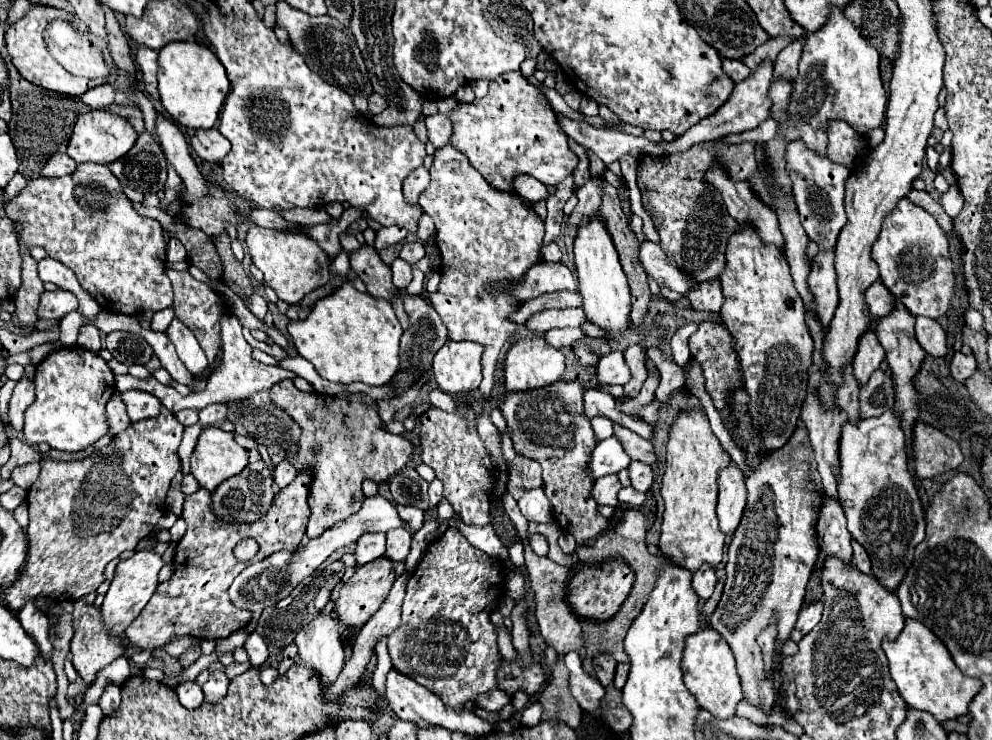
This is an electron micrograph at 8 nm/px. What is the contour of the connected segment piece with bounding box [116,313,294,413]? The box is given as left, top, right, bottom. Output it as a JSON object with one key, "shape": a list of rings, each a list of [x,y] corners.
{"shape":[[[226,313],[220,319],[222,325],[222,341],[224,341],[224,351],[222,351],[222,361],[220,365],[212,371],[210,381],[206,385],[204,391],[200,393],[188,393],[188,395],[180,395],[178,391],[174,391],[170,385],[162,385],[158,383],[154,377],[150,379],[136,379],[132,375],[118,375],[116,377],[116,389],[118,391],[130,391],[130,389],[138,389],[140,391],[148,391],[154,397],[160,399],[160,403],[164,407],[168,407],[172,413],[178,413],[182,409],[204,409],[210,403],[226,403],[226,401],[236,401],[236,399],[246,399],[248,395],[252,395],[254,391],[262,391],[262,389],[270,389],[274,383],[282,381],[282,379],[292,379],[294,373],[286,371],[282,367],[268,367],[258,363],[252,357],[252,347],[248,345],[248,341],[242,335],[242,325],[238,321],[238,317],[234,313]]]}

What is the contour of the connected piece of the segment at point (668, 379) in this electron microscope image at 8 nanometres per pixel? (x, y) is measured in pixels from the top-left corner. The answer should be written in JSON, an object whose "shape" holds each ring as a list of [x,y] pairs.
{"shape":[[[650,347],[650,349],[648,349],[648,359],[650,359],[652,363],[656,363],[656,369],[660,371],[660,385],[658,385],[658,389],[656,389],[656,399],[660,399],[662,403],[668,403],[670,397],[672,397],[678,389],[684,387],[686,375],[684,375],[684,371],[682,371],[676,363],[668,361],[658,347]]]}

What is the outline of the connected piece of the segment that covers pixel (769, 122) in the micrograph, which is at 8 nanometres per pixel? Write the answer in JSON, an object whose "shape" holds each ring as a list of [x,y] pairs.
{"shape":[[[768,118],[758,127],[745,131],[744,133],[727,135],[722,138],[722,141],[726,144],[742,143],[746,141],[762,143],[773,139],[777,128],[778,125],[776,122],[773,119]]]}

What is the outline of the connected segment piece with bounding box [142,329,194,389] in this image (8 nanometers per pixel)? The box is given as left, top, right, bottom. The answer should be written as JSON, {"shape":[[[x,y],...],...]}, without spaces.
{"shape":[[[142,331],[142,337],[152,345],[154,353],[158,355],[162,367],[170,373],[172,379],[176,379],[178,383],[194,389],[194,375],[190,375],[184,367],[184,363],[178,359],[174,345],[170,343],[170,339],[166,337],[166,333],[156,333],[156,331]]]}

